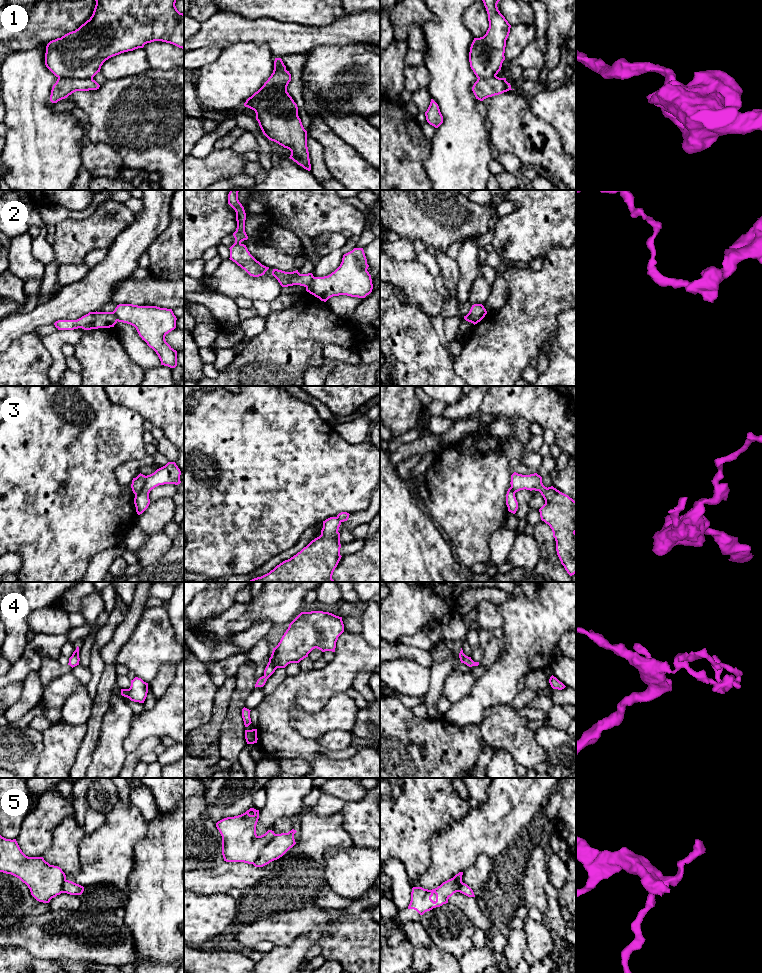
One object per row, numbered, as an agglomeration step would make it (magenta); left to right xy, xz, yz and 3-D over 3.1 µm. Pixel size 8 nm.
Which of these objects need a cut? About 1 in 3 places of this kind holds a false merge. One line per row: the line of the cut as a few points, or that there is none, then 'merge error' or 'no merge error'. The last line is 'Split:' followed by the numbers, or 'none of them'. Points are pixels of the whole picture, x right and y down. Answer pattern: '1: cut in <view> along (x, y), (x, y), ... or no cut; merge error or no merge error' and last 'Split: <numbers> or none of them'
1: cut in xz along (259, 99), (275, 107), (293, 103); merge error
2: cut in xz along (314, 277), (305, 286); merge error
3: cut in xy along (146, 476), (143, 488), (135, 495); merge error
4: no cut; no merge error
5: cut in xz along (275, 834), (262, 849), (258, 859), (253, 864); merge error
Split: 1, 2, 3, 5

